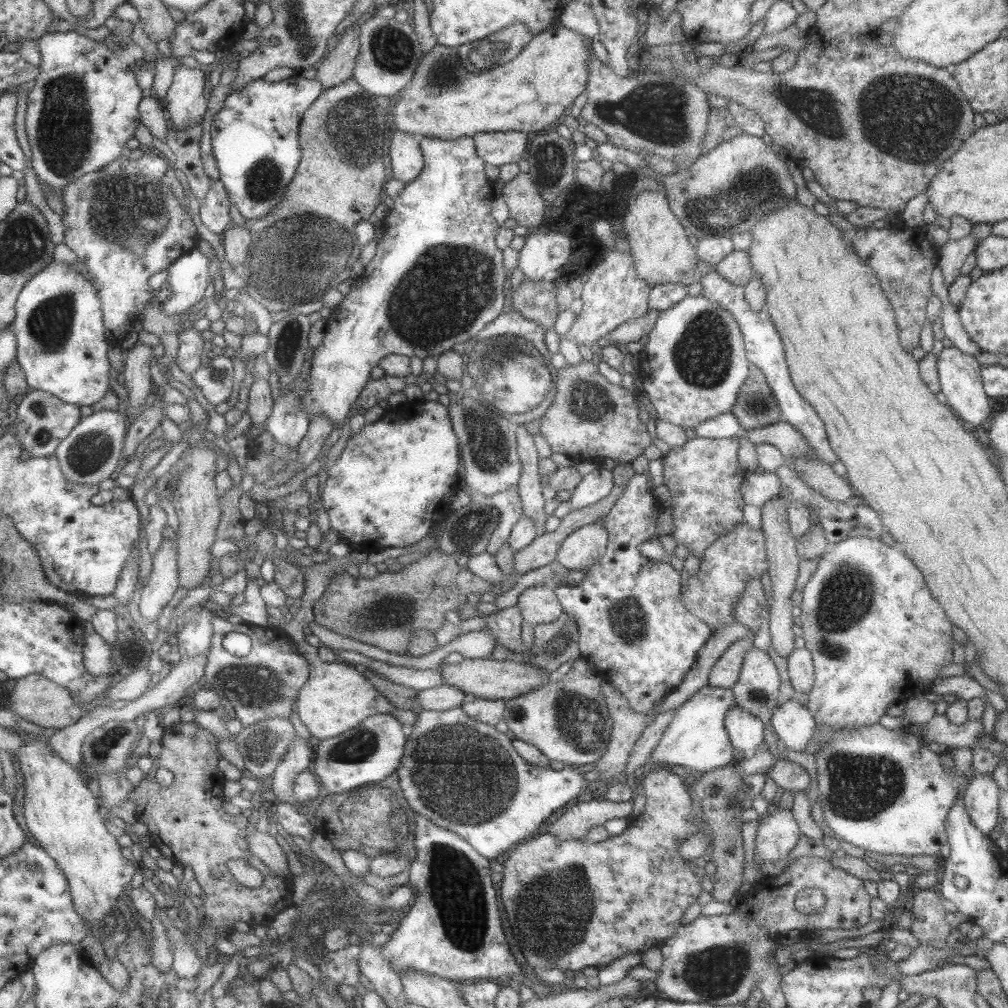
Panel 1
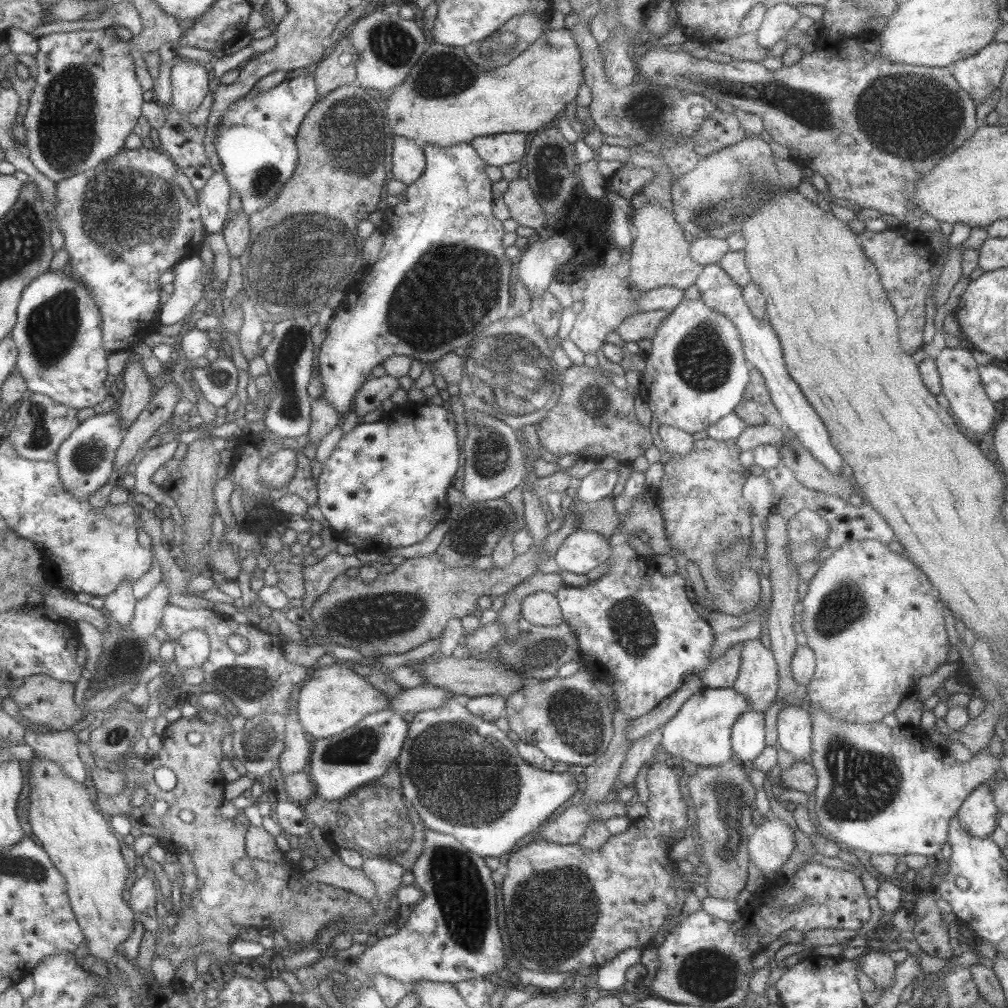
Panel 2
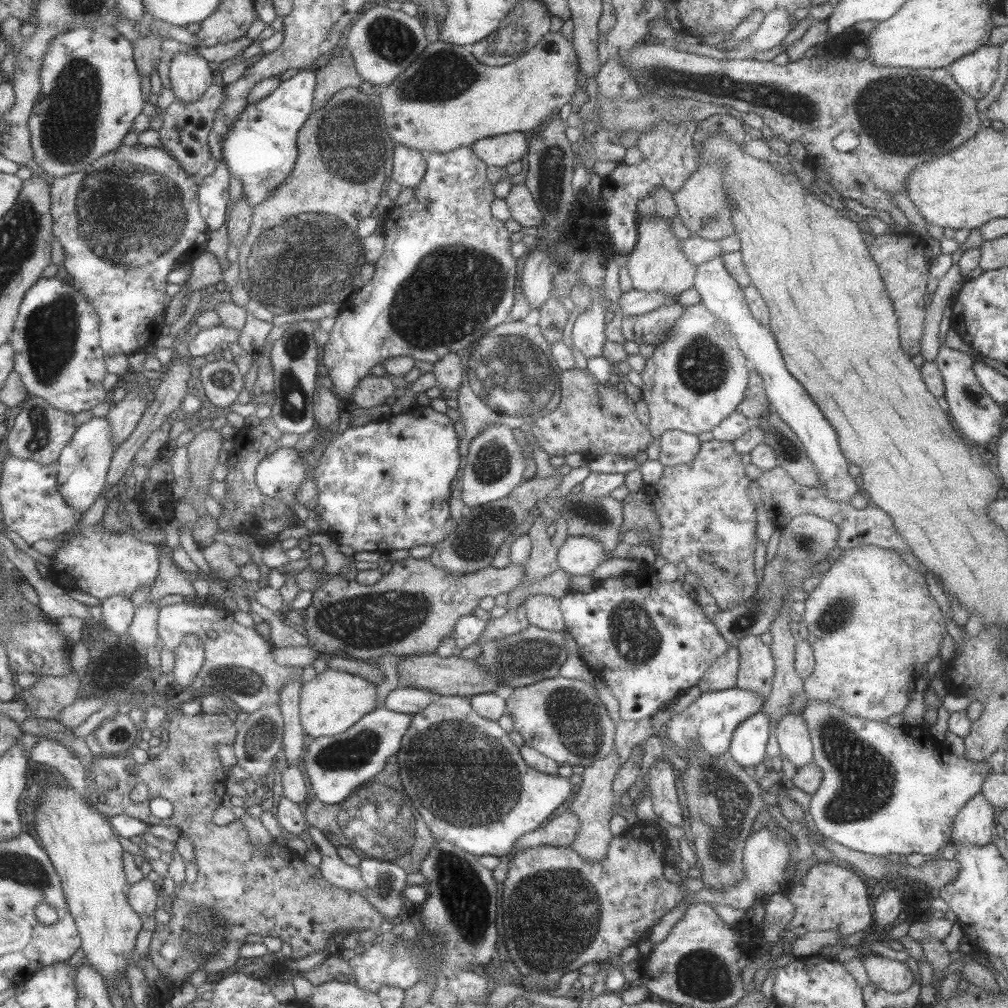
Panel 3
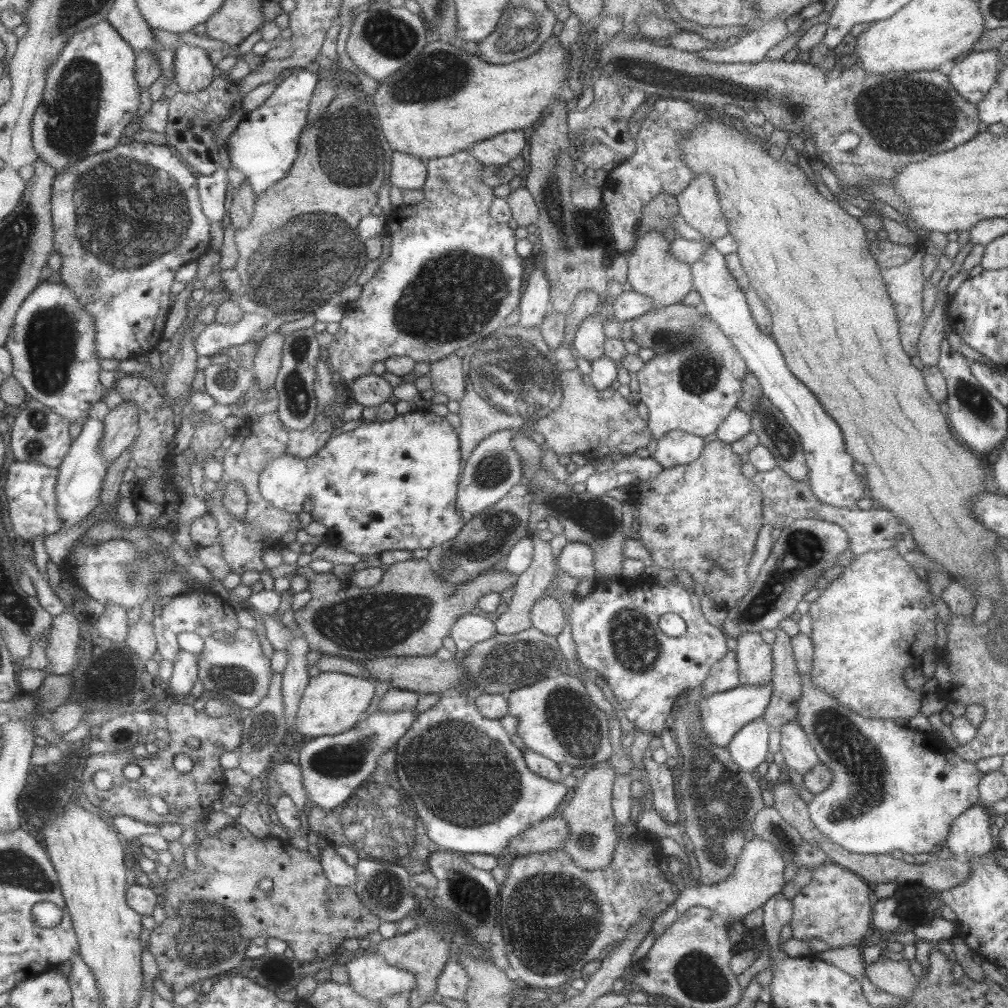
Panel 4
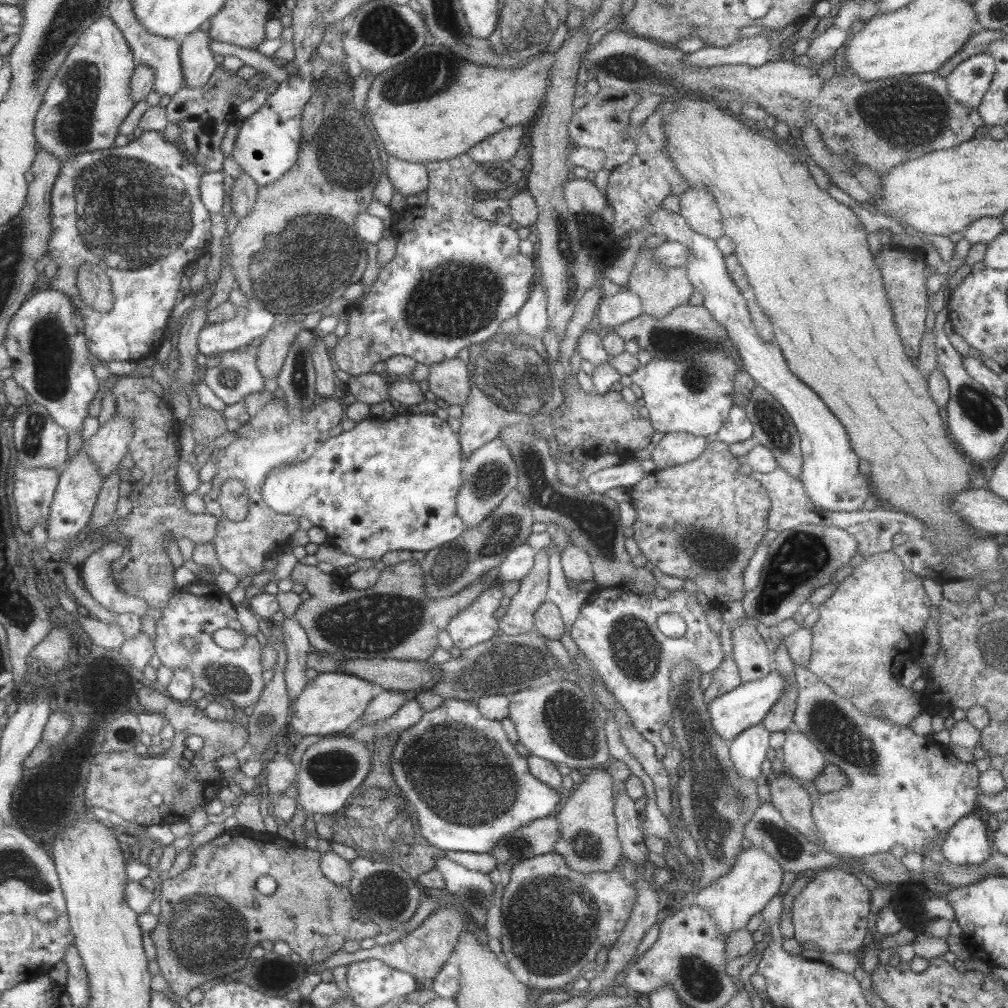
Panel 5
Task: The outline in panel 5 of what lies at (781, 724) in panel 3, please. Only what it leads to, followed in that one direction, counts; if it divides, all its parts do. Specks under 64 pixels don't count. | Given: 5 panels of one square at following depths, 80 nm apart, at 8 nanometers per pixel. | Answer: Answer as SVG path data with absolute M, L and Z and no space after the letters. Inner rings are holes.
M785 730L783 751L783 771L797 779L810 780L818 775L826 763L819 748L802 733Z

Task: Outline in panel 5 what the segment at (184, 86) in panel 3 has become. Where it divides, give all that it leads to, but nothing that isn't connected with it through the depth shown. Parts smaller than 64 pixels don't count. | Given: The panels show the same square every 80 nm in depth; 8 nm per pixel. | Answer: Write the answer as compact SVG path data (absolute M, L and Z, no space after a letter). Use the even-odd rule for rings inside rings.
M197 31L180 41L181 60L184 63L186 86L189 88L205 86L221 66L215 60L215 52L209 48L211 39L210 31Z

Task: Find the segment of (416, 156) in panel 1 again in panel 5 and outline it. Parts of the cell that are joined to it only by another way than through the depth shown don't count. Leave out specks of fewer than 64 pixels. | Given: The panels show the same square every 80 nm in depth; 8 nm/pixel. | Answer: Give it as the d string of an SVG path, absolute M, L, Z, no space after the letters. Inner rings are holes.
M391 155L387 159L386 174L395 192L404 197L417 194L428 185L424 163L407 162Z

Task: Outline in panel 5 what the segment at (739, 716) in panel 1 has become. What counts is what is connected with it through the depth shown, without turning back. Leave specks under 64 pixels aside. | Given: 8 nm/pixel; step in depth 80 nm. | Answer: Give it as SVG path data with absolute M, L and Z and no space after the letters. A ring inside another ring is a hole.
M762 723L745 727L729 742L728 751L731 762L740 777L752 781L761 781L759 766L767 756L769 731Z

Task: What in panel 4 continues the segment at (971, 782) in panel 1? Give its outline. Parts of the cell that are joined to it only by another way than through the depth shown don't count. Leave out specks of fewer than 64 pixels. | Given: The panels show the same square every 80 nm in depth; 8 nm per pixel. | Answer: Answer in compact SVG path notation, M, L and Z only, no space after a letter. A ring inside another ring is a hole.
M973 804L953 820L943 848L959 859L971 860L989 854L996 845L989 828L992 819L993 814L985 806Z

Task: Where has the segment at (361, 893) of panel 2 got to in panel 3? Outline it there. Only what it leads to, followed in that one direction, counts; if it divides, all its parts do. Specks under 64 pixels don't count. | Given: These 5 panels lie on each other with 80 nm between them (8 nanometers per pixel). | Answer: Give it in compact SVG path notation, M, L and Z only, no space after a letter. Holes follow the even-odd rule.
M309 827L311 840L321 855L321 862L318 866L321 871L321 878L325 879L331 886L336 886L344 891L362 893L366 890L365 883L361 880L361 874L355 866L348 866L338 858L338 853L327 838L317 828Z

